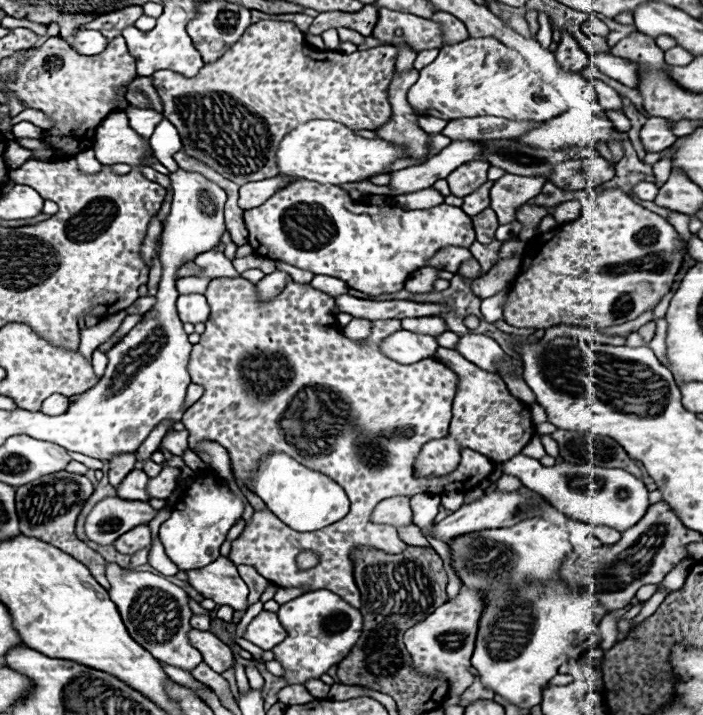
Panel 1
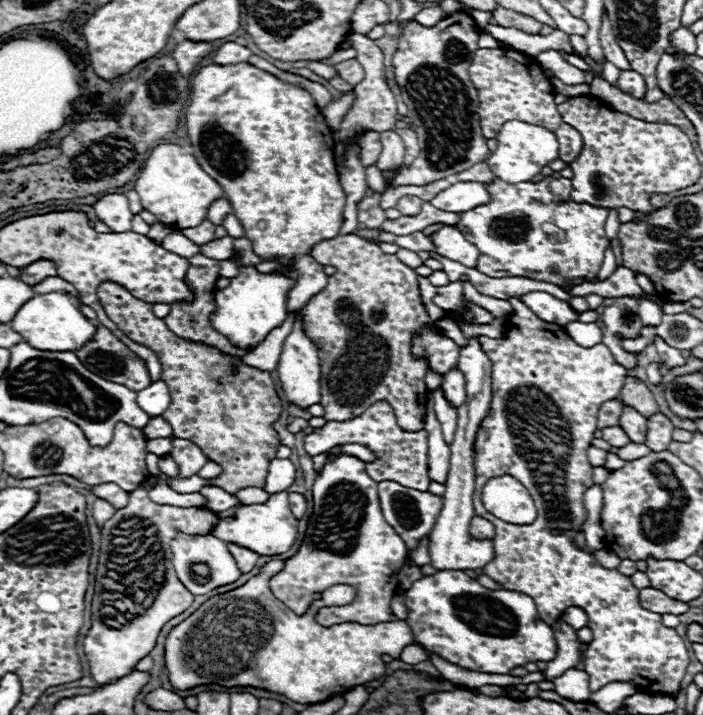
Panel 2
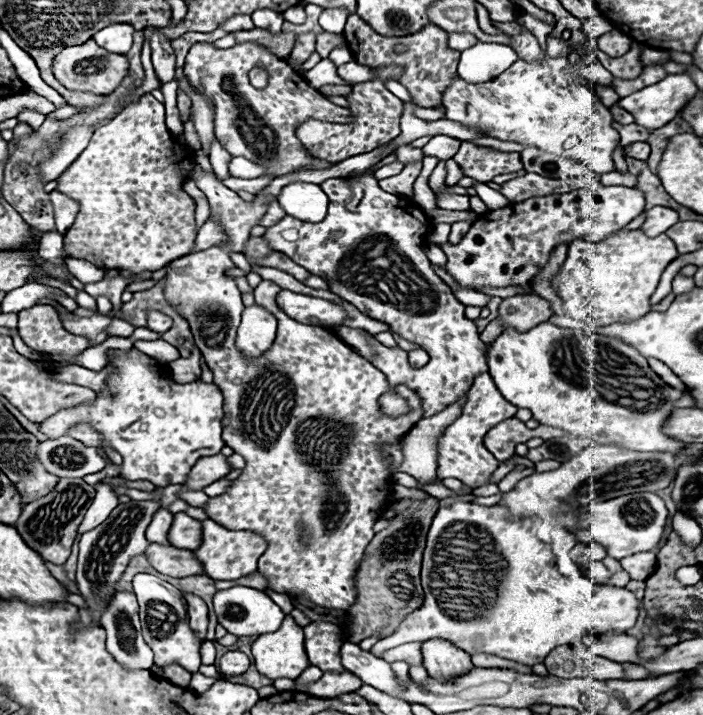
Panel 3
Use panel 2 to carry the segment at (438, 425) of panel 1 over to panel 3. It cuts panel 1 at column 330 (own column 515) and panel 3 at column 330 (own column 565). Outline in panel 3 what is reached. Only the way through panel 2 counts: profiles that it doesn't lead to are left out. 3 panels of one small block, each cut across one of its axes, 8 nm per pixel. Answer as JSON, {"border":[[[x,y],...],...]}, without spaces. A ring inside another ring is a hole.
{"border":[[[404,104],[404,114],[400,120],[402,132],[390,144],[380,146],[368,154],[352,156],[328,170],[302,170],[302,172],[290,172],[286,176],[278,176],[270,182],[268,188],[256,194],[254,202],[244,202],[236,192],[226,188],[218,178],[204,172],[200,164],[194,162],[194,168],[190,170],[190,178],[206,194],[210,202],[210,218],[214,218],[222,226],[222,232],[226,234],[226,242],[222,246],[210,246],[206,250],[200,250],[196,254],[188,254],[170,262],[166,272],[164,294],[168,302],[176,306],[178,312],[188,320],[194,342],[202,350],[206,364],[214,372],[214,384],[222,390],[222,396],[224,396],[222,438],[226,446],[230,446],[236,454],[240,454],[246,460],[242,474],[230,482],[224,494],[210,498],[204,506],[204,512],[208,514],[208,518],[212,518],[224,528],[254,530],[268,540],[268,550],[258,560],[258,572],[266,576],[270,590],[294,592],[296,596],[302,596],[314,602],[316,606],[322,606],[328,610],[348,610],[350,604],[356,602],[358,592],[352,580],[354,572],[364,554],[364,548],[374,538],[374,524],[384,514],[384,510],[394,502],[392,476],[400,464],[386,458],[386,454],[382,452],[382,446],[398,444],[406,436],[406,432],[410,432],[410,428],[420,420],[422,398],[414,390],[406,388],[406,384],[398,384],[396,392],[408,400],[410,414],[400,418],[384,416],[378,410],[376,402],[390,388],[386,376],[378,368],[374,368],[366,358],[356,354],[348,344],[344,344],[334,332],[322,326],[300,324],[290,316],[286,316],[276,306],[276,296],[282,288],[270,280],[262,280],[256,286],[254,296],[260,306],[268,308],[278,318],[276,340],[262,356],[246,358],[236,348],[236,330],[240,324],[240,314],[244,310],[244,304],[240,300],[240,290],[236,288],[236,282],[232,280],[232,276],[226,276],[226,270],[234,266],[234,262],[230,260],[230,250],[242,252],[250,238],[252,227],[257,225],[258,220],[264,216],[266,196],[268,194],[278,196],[284,184],[296,182],[296,180],[322,184],[328,178],[338,178],[338,176],[346,178],[352,172],[360,174],[370,166],[374,166],[376,162],[380,162],[388,152],[422,136],[444,134],[458,140],[472,140],[472,138],[484,136],[480,132],[472,132],[470,128],[464,128],[462,124],[450,122],[446,118],[434,120],[434,122],[420,120],[412,116],[414,108],[416,108],[414,104]],[[230,222],[244,223],[244,235],[239,238],[230,237]]]}

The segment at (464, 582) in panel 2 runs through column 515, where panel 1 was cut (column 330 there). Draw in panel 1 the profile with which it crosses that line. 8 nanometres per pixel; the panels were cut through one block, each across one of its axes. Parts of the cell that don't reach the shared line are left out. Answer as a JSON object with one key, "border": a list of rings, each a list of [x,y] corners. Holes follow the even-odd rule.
{"border":[[[330,590],[306,592],[278,610],[280,624],[288,632],[286,640],[272,648],[274,660],[282,664],[288,684],[306,684],[312,678],[320,678],[332,666],[340,664],[350,650],[356,646],[362,634],[362,614],[358,608],[350,606],[338,594]]]}

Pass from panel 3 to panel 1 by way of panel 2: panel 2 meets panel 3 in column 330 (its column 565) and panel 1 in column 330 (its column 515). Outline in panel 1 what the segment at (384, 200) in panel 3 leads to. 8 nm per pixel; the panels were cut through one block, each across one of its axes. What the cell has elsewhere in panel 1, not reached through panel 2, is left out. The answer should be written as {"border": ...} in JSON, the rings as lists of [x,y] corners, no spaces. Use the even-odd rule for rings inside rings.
{"border":[[[314,180],[292,182],[262,206],[244,210],[242,218],[254,254],[314,274],[340,278],[350,288],[370,296],[400,292],[406,278],[424,268],[436,250],[444,246],[470,248],[474,242],[472,220],[456,206],[438,204],[426,210],[376,206],[376,212],[370,212],[354,204],[340,186],[314,184]],[[350,210],[358,210],[360,214],[352,214]]]}

